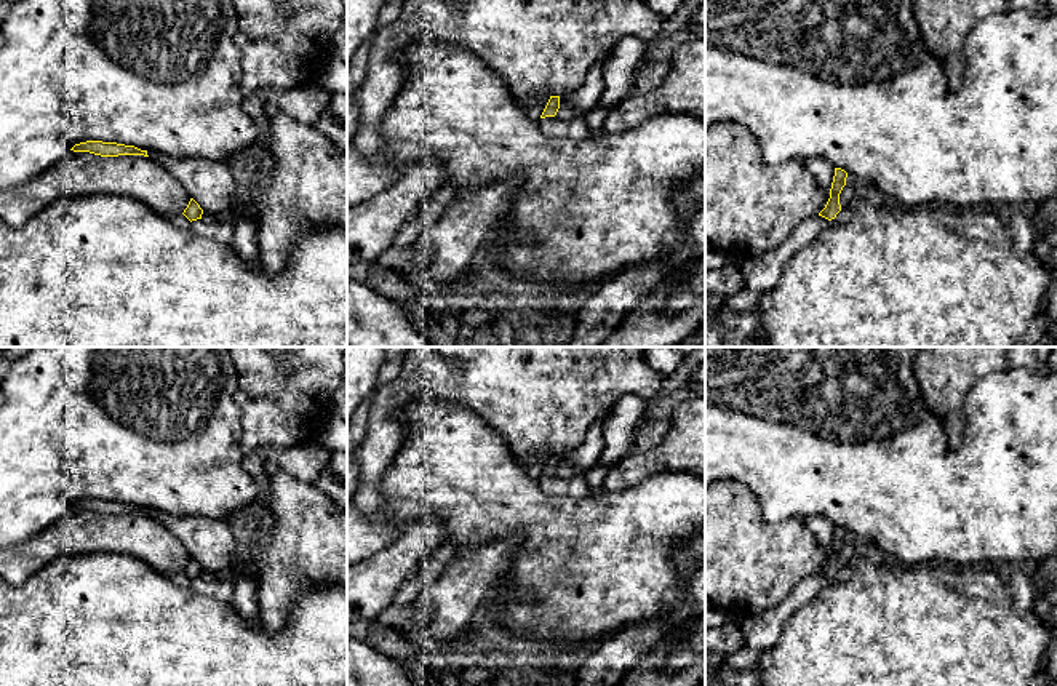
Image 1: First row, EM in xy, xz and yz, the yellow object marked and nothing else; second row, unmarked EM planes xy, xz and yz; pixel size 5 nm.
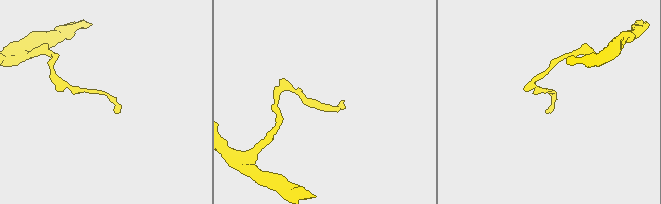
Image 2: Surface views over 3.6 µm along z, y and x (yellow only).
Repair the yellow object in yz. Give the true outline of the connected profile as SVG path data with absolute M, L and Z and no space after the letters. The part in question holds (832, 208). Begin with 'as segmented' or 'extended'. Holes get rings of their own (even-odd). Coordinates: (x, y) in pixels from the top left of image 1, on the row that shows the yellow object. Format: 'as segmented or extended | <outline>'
as segmented | M835 168L835 176L833 176L832 189L830 189L830 198L825 208L819 213L819 216L832 221L841 211L840 193L843 187L846 185L846 177L848 177L848 173L844 170Z

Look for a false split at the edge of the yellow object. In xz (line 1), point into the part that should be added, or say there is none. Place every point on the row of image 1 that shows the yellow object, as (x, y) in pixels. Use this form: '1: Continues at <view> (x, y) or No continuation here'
1: No continuation here

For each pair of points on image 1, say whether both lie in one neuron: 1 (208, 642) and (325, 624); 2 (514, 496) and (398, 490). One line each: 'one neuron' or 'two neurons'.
1: one neuron
2: one neuron

